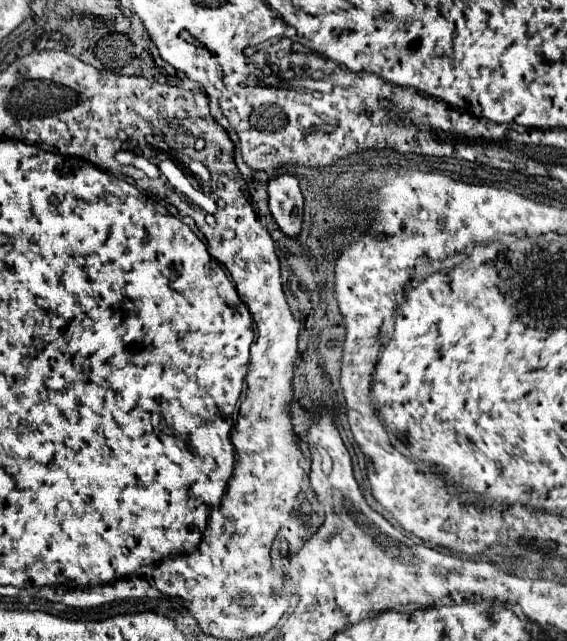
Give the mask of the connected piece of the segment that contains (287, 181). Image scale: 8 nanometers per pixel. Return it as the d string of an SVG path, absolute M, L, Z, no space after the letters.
M280 174L268 184L270 194L270 212L278 224L278 228L296 238L302 230L302 214L304 214L304 198L300 192L300 184L292 174Z

